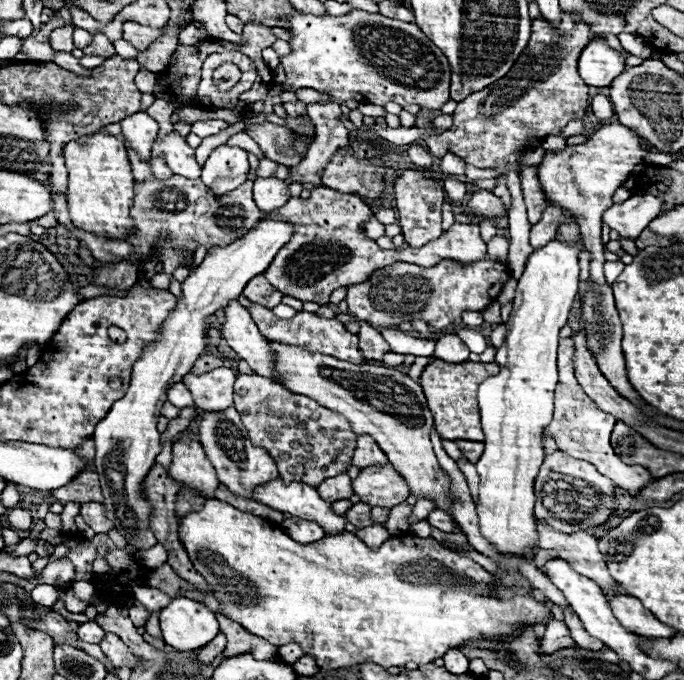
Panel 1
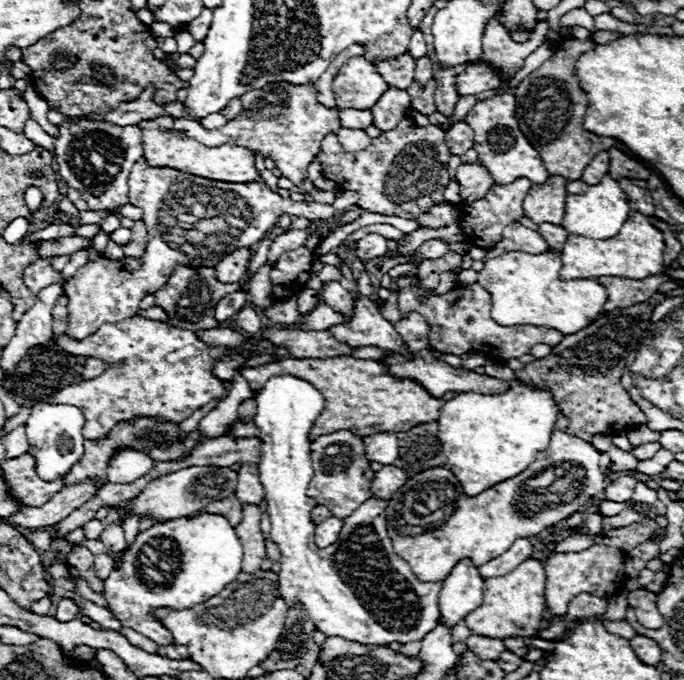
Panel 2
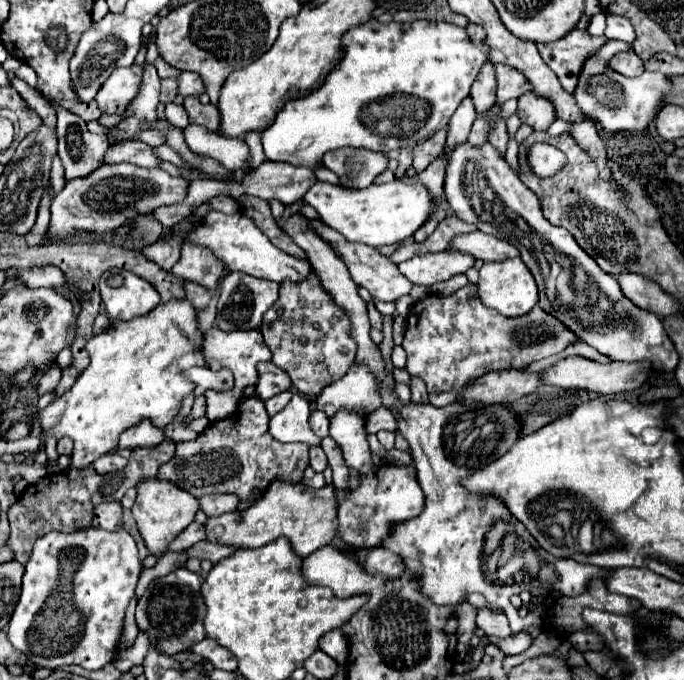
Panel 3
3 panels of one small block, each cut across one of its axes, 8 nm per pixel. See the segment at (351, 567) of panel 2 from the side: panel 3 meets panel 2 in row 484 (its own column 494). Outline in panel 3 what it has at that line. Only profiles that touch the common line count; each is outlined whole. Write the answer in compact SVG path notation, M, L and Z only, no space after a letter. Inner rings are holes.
M520 258L506 262L486 262L480 268L480 280L476 286L480 300L504 316L524 316L538 304L538 288L530 276L530 270Z

